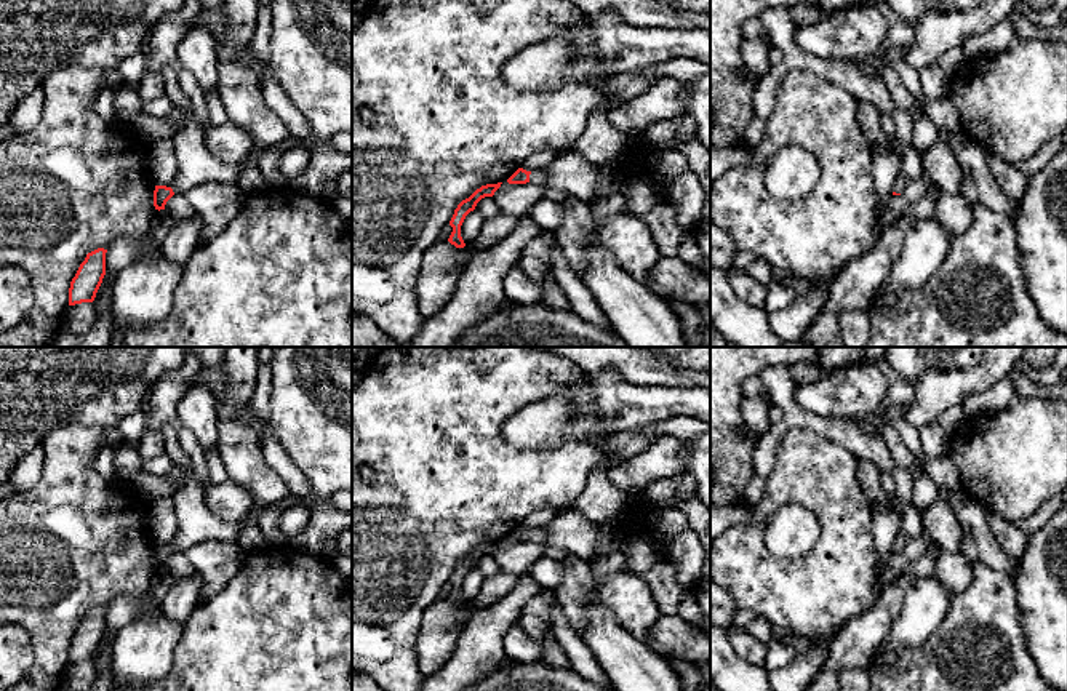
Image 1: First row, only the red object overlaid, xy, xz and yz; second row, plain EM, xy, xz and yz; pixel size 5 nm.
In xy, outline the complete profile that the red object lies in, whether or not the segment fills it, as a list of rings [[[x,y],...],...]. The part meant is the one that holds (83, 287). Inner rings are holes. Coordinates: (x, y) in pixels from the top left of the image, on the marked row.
[[[98,248],[86,254],[69,288],[69,306],[93,302],[106,275],[106,253]]]

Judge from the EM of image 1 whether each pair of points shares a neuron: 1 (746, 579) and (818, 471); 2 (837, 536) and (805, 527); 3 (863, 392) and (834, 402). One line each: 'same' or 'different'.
1: same
2: different
3: same

